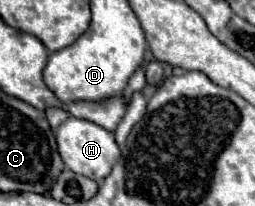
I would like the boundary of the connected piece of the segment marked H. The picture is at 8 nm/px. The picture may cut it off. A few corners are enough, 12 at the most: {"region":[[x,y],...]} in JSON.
{"region":[[68,117],[58,153],[74,173],[102,181],[120,149],[114,133]]}

